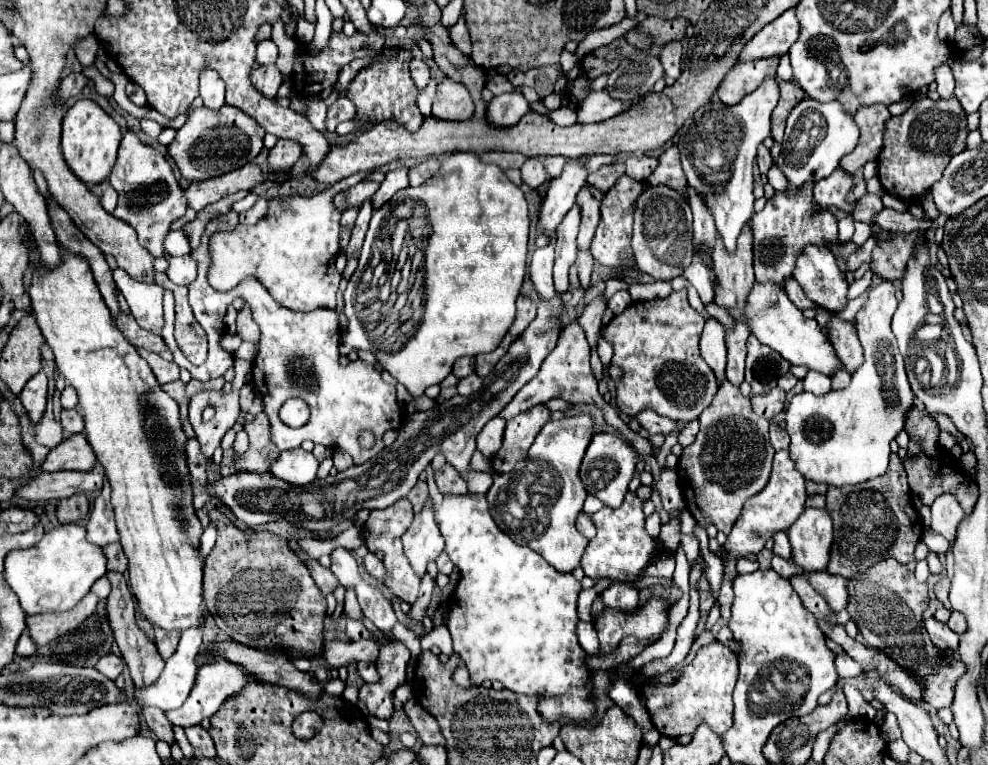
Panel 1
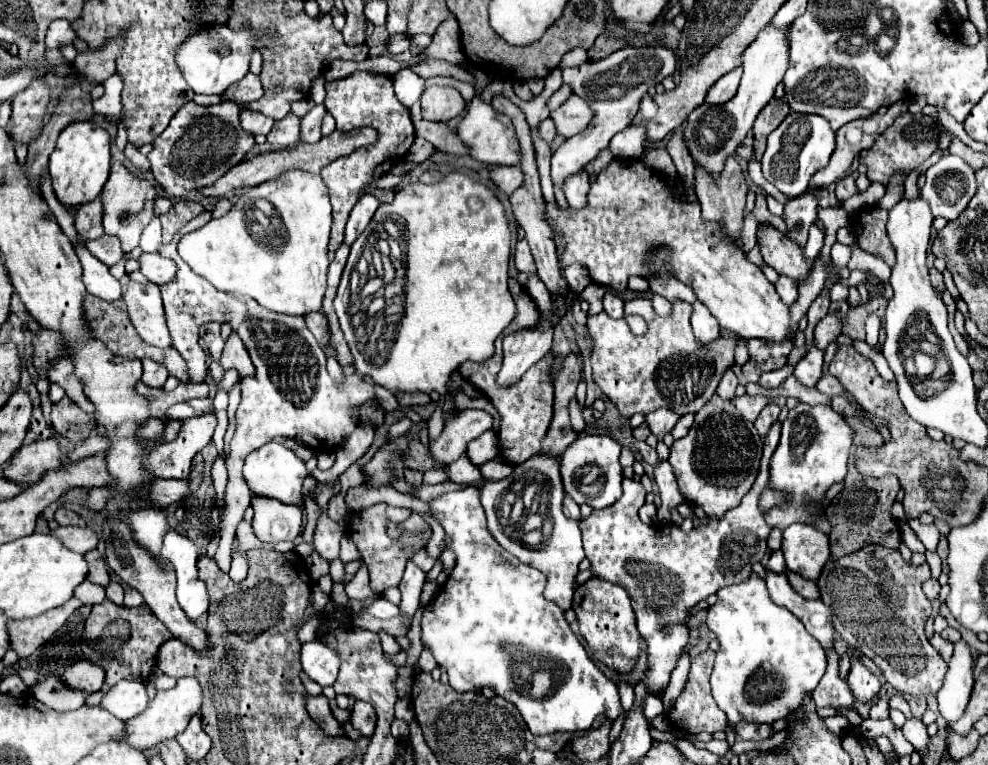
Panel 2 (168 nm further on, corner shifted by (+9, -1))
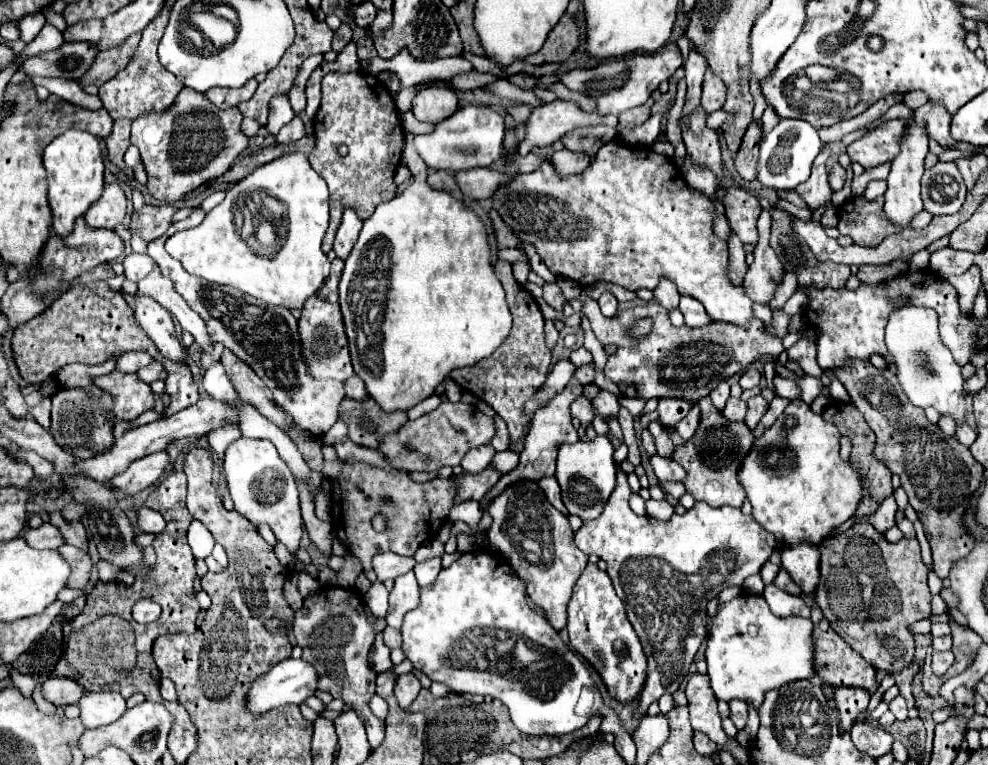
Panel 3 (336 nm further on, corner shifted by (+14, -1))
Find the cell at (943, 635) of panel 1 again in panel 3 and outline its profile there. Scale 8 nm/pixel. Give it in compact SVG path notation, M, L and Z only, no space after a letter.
M933 652L933 672L945 674L953 664L953 652Z

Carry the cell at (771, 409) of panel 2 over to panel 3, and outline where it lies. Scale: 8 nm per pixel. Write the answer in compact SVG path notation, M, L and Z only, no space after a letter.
M761 396L751 398L751 400L747 402L747 416L745 416L745 424L747 424L749 428L755 428L755 426L759 424L761 416L767 412L767 408L769 408L769 404L767 404Z

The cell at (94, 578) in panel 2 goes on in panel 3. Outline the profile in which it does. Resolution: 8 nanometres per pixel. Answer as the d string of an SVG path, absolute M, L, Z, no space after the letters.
M63 544L59 548L59 554L69 562L71 566L71 578L69 578L69 588L85 588L91 582L93 576L93 562L89 552L71 546L71 544Z

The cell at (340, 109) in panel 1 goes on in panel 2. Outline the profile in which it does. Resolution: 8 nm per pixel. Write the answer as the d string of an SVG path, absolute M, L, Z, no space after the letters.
M318 104L318 106L314 106L314 108L302 118L302 142L318 142L318 140L322 138L320 124L322 124L324 114L326 114L324 104Z

